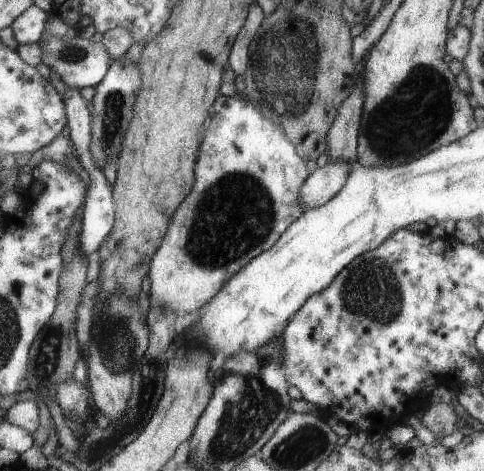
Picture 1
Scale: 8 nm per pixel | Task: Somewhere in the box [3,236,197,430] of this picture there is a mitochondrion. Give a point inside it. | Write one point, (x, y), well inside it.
(116, 344)

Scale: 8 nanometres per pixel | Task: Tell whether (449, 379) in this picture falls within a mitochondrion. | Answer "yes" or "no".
no

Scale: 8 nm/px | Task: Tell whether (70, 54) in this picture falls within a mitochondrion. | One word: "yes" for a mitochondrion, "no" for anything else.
yes

